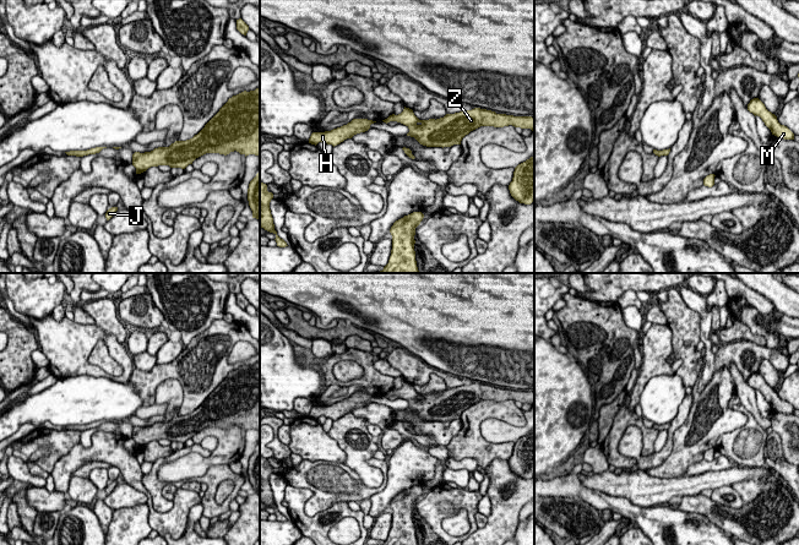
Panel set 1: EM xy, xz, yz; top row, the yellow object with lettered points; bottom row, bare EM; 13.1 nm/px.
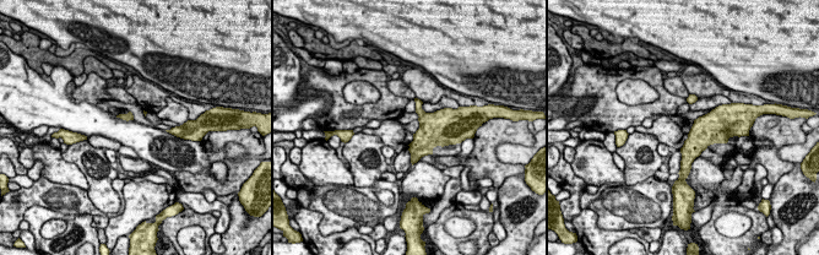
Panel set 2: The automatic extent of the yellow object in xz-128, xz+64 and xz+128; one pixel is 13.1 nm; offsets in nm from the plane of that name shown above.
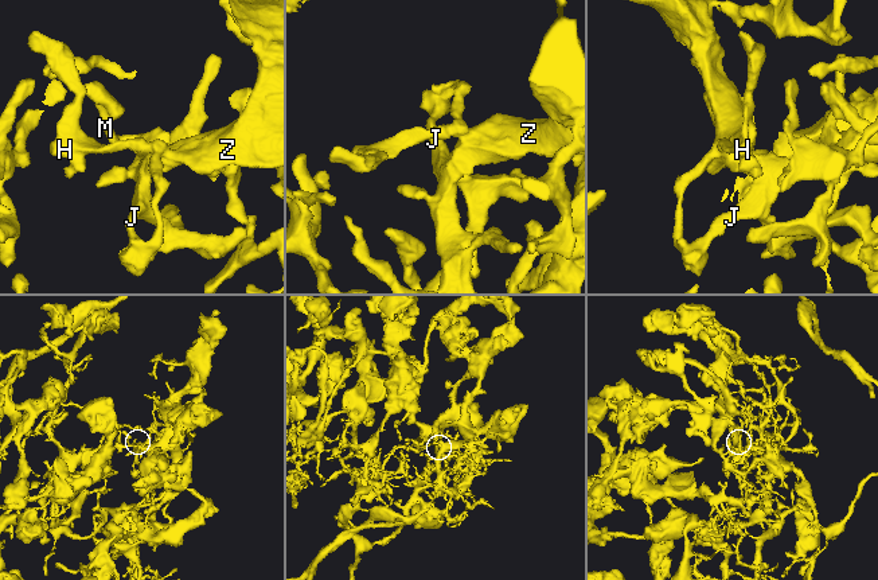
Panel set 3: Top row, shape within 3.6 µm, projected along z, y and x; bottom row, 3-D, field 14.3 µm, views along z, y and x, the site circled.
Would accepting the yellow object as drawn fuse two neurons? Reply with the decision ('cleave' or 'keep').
keep

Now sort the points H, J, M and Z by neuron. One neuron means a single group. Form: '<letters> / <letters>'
H J M Z

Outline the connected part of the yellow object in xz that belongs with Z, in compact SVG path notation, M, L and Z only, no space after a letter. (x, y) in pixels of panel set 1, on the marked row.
M406 108L398 115L390 115L384 122L397 121L409 129L407 136L414 137L426 147L451 147L461 145L462 138L480 126L504 127L512 125L534 130L534 118L496 114L495 111L474 108L440 119L419 120L412 109Z

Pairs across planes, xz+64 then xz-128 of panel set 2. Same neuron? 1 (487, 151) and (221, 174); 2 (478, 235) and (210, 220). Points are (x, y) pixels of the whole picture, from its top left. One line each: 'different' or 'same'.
1: different
2: same

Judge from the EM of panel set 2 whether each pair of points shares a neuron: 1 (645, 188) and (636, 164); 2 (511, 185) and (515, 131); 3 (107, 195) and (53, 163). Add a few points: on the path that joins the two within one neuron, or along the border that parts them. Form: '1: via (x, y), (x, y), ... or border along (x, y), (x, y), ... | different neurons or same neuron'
1: border along (654, 175), (629, 185) | different neurons
2: border along (524, 173), (509, 175), (497, 188) | different neurons
3: border along (69, 162), (83, 174), (87, 191) | different neurons

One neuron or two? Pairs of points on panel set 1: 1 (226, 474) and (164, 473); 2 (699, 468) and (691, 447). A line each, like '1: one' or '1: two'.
1: two
2: two

